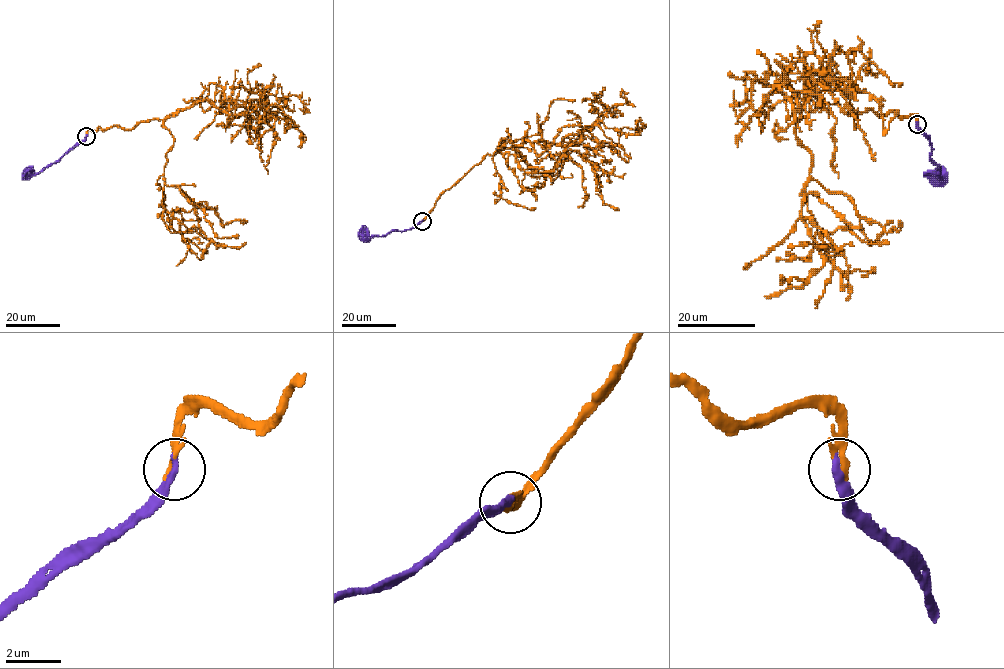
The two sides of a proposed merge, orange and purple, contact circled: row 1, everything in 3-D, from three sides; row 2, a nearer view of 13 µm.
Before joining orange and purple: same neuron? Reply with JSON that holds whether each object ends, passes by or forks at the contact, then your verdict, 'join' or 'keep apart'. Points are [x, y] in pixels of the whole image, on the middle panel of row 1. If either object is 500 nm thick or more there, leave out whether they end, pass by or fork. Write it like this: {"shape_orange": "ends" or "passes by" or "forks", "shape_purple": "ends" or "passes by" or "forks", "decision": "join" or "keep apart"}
{"shape_orange": "ends", "shape_purple": "ends", "decision": "join"}

